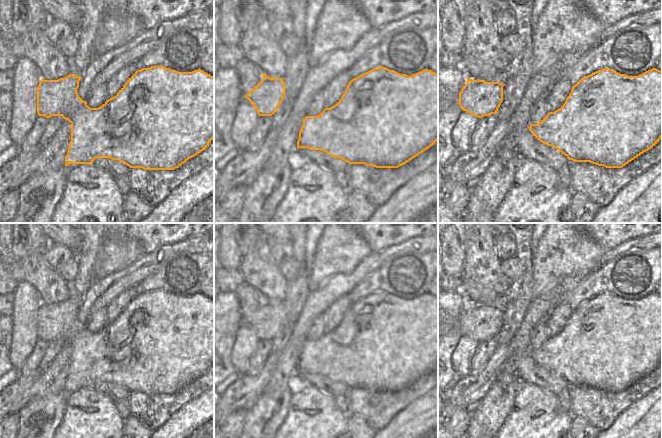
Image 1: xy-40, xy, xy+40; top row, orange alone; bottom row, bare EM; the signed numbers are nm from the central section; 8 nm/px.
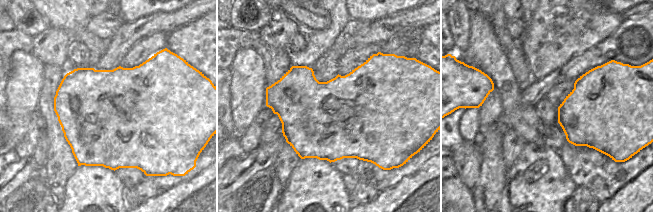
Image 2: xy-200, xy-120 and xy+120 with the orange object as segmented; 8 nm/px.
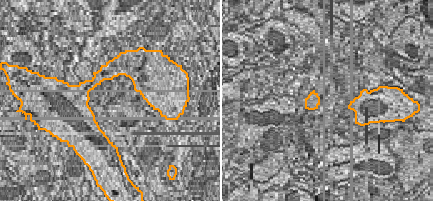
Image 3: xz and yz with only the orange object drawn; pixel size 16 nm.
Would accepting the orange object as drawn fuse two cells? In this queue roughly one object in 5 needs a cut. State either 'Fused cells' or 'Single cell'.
Single cell.

